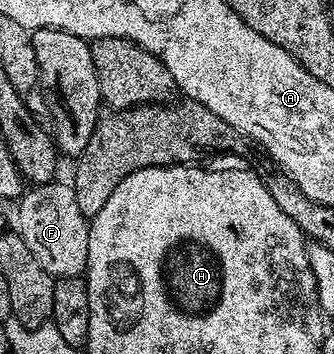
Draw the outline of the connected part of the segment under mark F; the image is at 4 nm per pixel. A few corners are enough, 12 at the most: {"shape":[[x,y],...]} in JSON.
{"shape":[[71,183],[29,187],[18,235],[54,278],[88,267]]}

